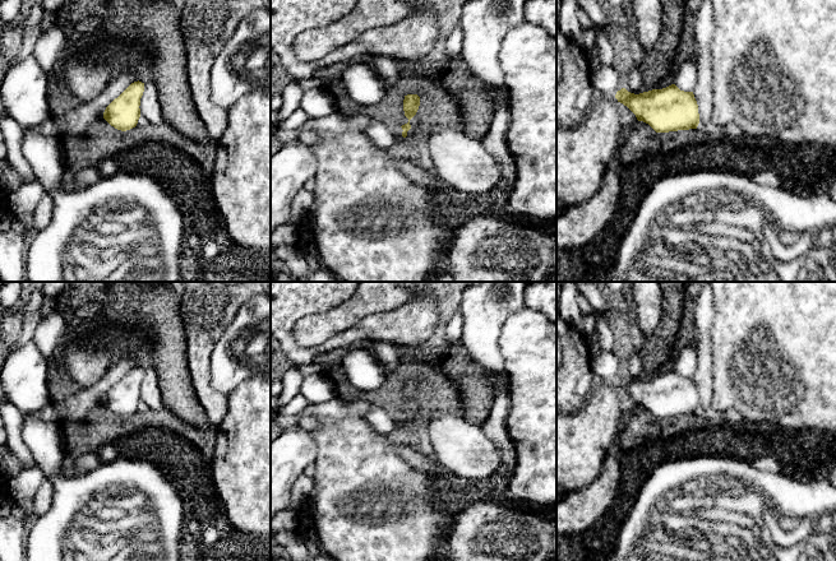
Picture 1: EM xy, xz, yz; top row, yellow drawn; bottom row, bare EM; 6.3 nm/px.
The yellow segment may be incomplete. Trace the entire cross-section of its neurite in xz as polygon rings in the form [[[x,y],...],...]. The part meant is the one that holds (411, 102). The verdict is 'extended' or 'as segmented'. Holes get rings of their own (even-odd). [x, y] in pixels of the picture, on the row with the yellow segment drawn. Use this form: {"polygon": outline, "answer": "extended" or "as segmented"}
{"polygon": [[[407,94],[403,99],[403,111],[405,116],[408,119],[408,122],[402,125],[402,136],[407,136],[407,131],[411,129],[410,120],[416,115],[420,106],[420,97],[417,94]]], "answer": "as segmented"}

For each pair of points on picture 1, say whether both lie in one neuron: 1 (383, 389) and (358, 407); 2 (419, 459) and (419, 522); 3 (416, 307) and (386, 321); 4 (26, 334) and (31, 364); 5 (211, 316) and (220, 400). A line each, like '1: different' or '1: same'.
1: different
2: different
3: same
4: different
5: same

